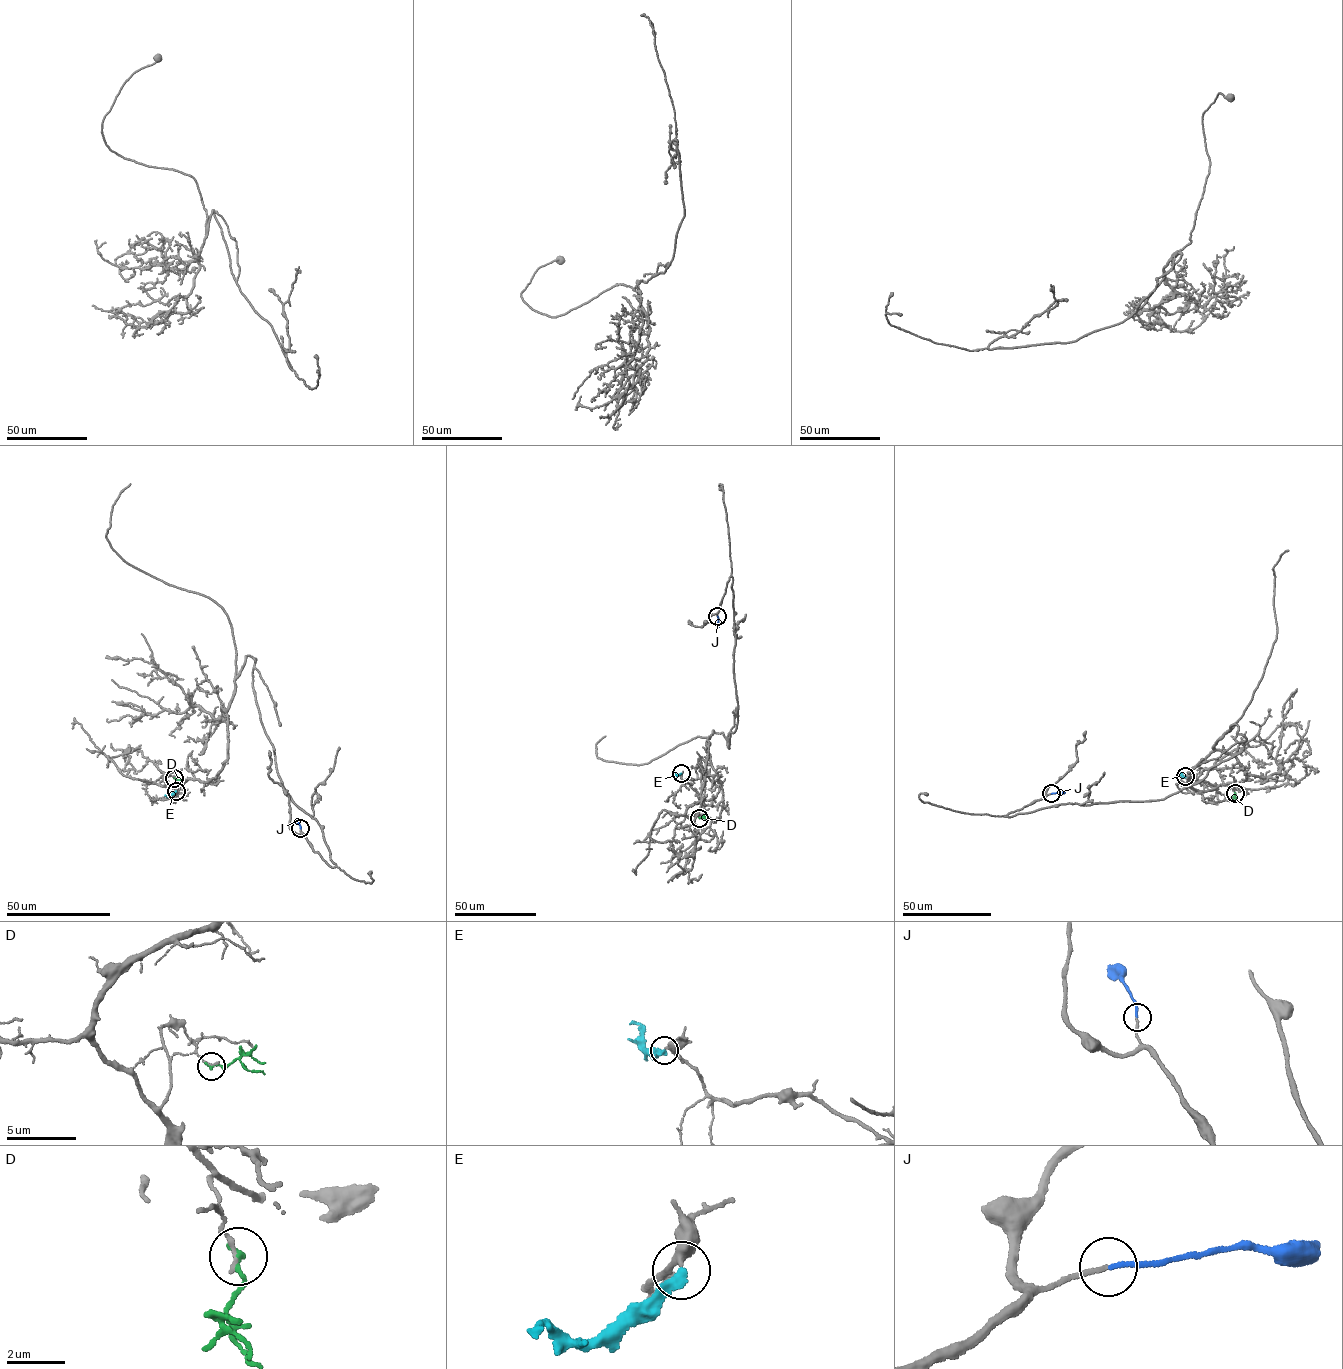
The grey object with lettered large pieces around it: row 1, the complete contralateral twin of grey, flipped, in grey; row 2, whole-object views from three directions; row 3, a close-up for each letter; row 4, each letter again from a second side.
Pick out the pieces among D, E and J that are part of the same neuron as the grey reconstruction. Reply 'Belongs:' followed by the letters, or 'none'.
Belongs: J

